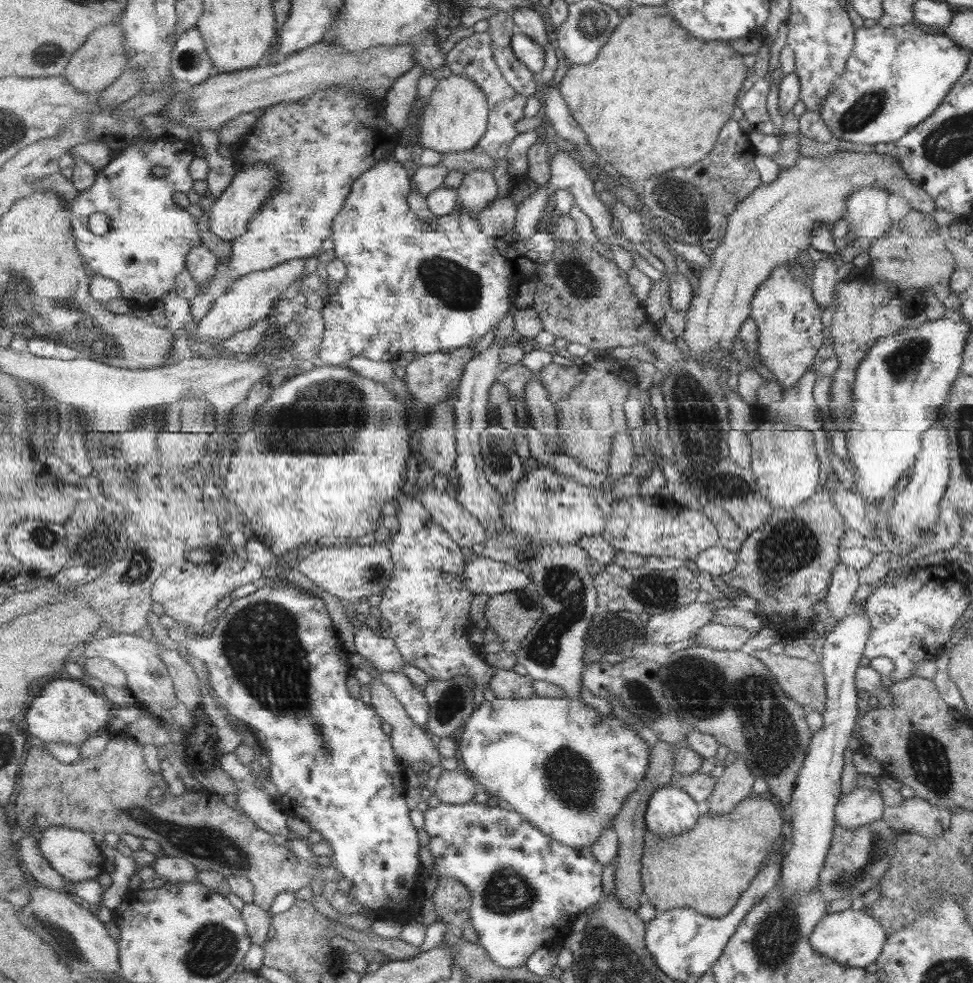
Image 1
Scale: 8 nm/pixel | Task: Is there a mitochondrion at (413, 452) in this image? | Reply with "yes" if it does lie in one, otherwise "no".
no

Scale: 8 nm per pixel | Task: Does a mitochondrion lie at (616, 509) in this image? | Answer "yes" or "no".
no

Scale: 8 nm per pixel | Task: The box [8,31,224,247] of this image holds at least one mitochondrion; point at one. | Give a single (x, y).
(47, 53)

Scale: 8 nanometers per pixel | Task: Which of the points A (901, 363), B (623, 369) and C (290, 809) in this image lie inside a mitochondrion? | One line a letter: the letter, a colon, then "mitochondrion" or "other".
A: mitochondrion
B: other
C: other

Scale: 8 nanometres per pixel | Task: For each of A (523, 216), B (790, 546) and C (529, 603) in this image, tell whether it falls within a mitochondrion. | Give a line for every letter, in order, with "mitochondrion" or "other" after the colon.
A: other
B: mitochondrion
C: mitochondrion

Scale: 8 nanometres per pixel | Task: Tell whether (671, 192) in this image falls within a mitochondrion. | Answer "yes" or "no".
yes

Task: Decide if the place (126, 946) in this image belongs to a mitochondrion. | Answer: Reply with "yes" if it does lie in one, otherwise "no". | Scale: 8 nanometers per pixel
no

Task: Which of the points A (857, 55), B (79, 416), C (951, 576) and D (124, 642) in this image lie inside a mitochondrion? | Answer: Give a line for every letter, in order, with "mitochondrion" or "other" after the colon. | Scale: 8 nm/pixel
A: other
B: other
C: other
D: other

